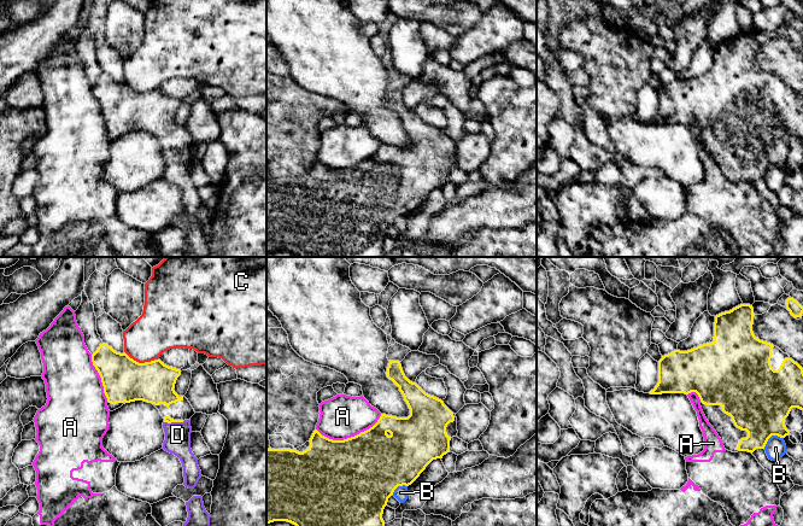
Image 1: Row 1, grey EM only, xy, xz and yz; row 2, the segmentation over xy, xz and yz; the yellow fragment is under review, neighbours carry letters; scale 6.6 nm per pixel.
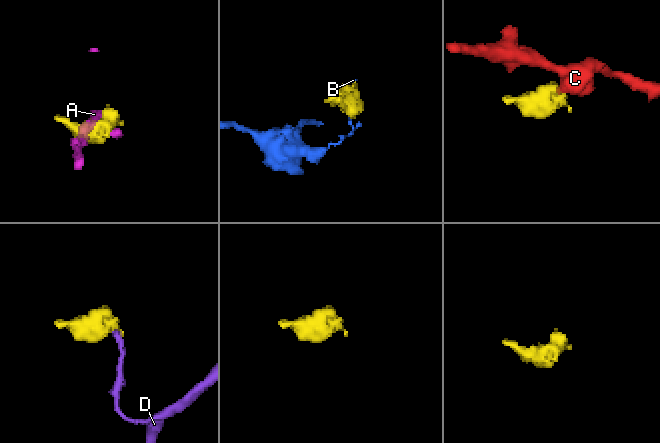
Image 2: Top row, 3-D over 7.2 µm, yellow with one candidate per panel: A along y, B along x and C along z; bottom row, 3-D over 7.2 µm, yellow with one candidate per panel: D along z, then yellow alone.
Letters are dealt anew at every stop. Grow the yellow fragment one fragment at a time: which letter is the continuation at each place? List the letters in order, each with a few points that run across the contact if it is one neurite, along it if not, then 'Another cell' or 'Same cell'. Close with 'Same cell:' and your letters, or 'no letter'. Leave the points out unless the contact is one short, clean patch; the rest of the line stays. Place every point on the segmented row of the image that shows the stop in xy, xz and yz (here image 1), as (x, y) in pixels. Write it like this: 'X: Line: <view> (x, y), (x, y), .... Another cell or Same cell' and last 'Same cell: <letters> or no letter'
A: Another cell
B: Another cell
C: Another cell
D: Line: xy (166, 419), (174, 421), (174, 428), (177, 434). Same cell
Same cell: D

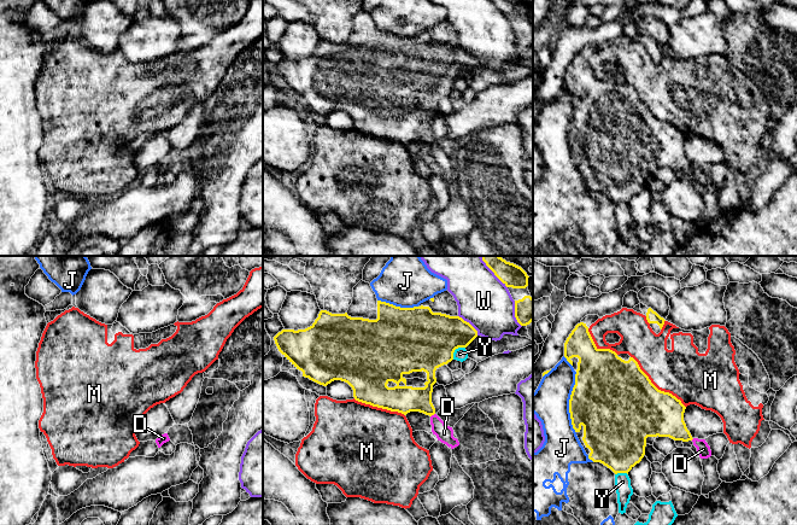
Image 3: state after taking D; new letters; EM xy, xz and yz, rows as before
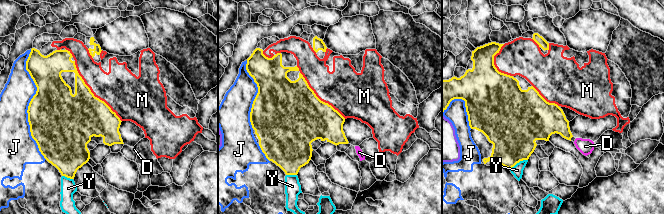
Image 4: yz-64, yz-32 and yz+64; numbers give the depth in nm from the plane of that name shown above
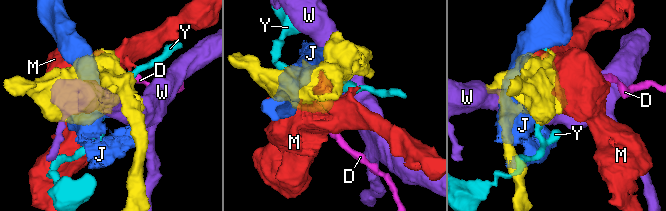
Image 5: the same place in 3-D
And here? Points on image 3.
D: Line: xz (434, 413), (431, 416). Another cell
J: Another cell
M: Another cell
W: Another cell
Y: Another cell
Same cell: no letter

